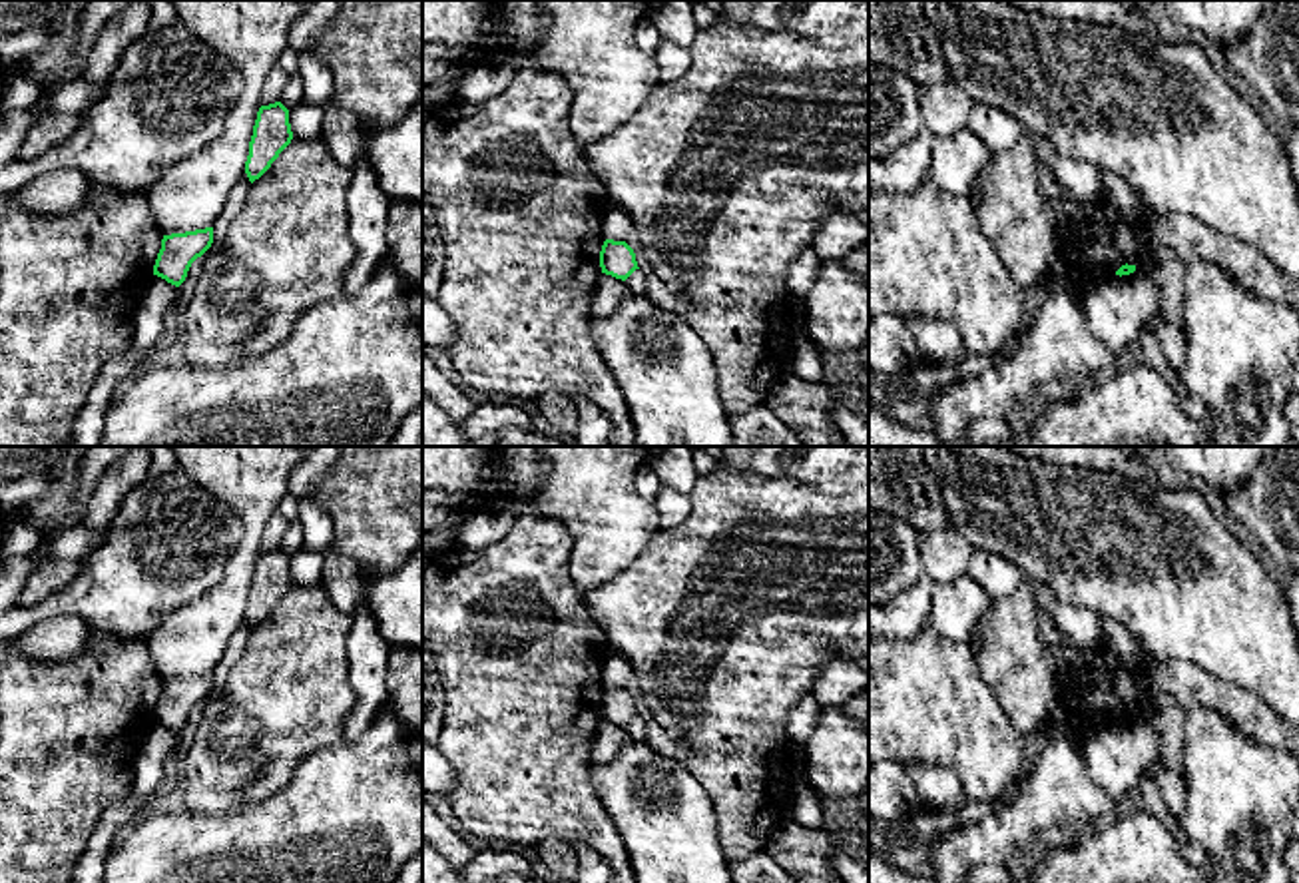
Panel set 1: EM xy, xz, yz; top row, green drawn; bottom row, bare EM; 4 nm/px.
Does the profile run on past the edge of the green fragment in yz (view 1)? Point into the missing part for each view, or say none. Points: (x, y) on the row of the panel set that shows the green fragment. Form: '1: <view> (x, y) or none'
1: none

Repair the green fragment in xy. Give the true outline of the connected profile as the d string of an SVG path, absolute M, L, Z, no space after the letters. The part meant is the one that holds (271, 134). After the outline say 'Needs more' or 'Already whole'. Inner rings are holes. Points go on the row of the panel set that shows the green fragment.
M281 102L261 106L245 161L245 173L251 183L271 167L291 140L289 110Z. Already whole

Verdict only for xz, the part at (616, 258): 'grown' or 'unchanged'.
unchanged

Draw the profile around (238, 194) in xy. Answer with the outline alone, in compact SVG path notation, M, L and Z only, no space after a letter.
M243 173L235 181L235 185L231 187L221 215L211 225L213 227L213 241L225 241L229 225L239 215L239 211L243 209L243 203L245 203L249 189L251 189L251 181L249 181L247 173Z

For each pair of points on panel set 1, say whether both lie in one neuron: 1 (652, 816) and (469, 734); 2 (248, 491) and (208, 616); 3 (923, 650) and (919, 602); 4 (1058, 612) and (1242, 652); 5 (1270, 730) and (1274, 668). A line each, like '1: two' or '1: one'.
1: two
2: one
3: two
4: two
5: two

